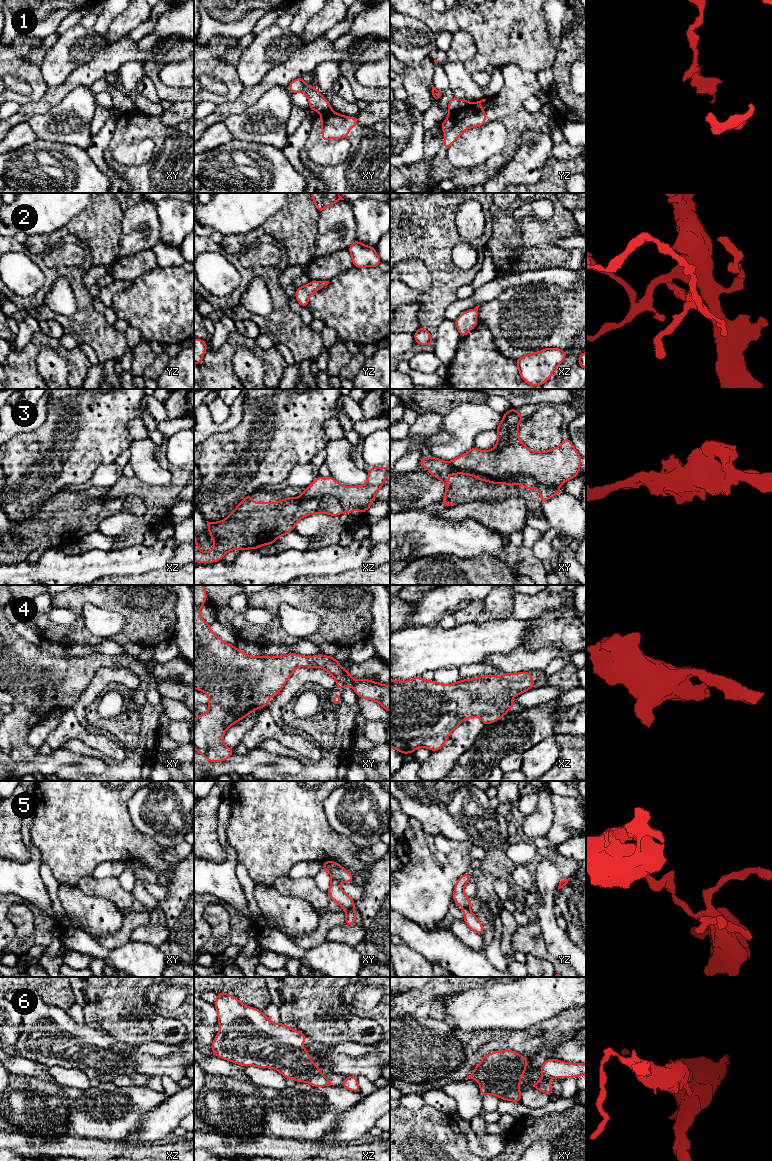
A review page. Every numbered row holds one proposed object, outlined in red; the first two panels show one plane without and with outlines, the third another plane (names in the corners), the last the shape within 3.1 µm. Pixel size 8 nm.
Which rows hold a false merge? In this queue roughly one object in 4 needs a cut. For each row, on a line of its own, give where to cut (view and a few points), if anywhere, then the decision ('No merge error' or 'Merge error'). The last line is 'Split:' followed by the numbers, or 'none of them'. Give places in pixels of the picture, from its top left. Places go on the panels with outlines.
1: Split along yz (469, 103), (463, 108), (450, 113). Merge error
2: No split. No merge error
3: Split along xy (447, 462), (496, 478), (532, 476), (555, 488). Merge error
4: No split. No merge error
5: Split along xy (353, 907), (346, 911). Merge error
6: Split along xy (514, 1088), (501, 1098). Merge error
Split: 1, 3, 5, 6

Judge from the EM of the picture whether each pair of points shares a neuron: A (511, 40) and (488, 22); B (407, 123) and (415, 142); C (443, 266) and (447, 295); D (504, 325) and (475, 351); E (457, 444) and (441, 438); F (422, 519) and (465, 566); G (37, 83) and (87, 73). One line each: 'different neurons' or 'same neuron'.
A: same neuron
B: same neuron
C: same neuron
D: different neurons
E: different neurons
F: different neurons
G: different neurons

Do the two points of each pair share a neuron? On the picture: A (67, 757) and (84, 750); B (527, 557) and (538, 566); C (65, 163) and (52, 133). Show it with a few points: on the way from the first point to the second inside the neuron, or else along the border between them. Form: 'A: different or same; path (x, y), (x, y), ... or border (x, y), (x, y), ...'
A: different; border (62, 748), (82, 755), (99, 758)
B: same; path (530, 560), (535, 565)
C: different; border (37, 139), (71, 143), (79, 147)

